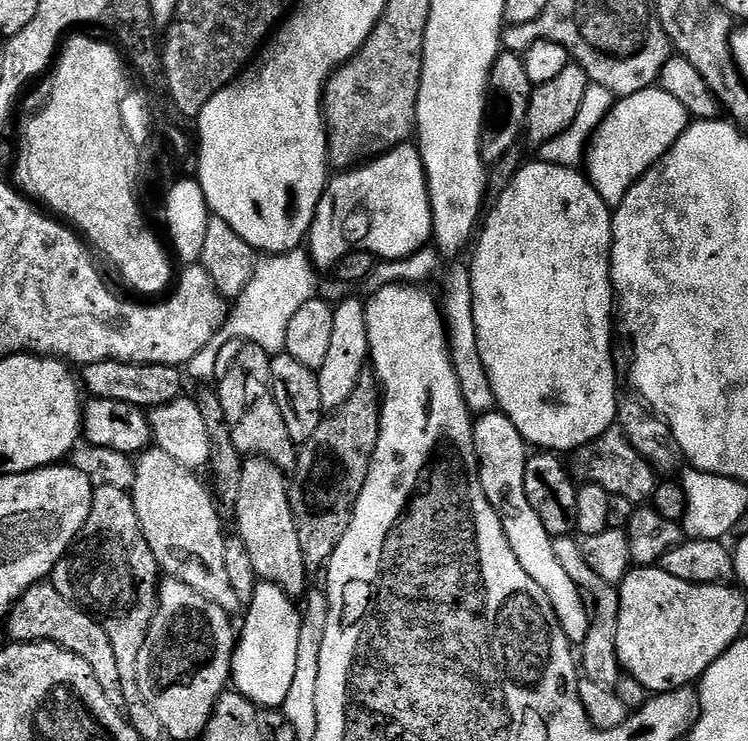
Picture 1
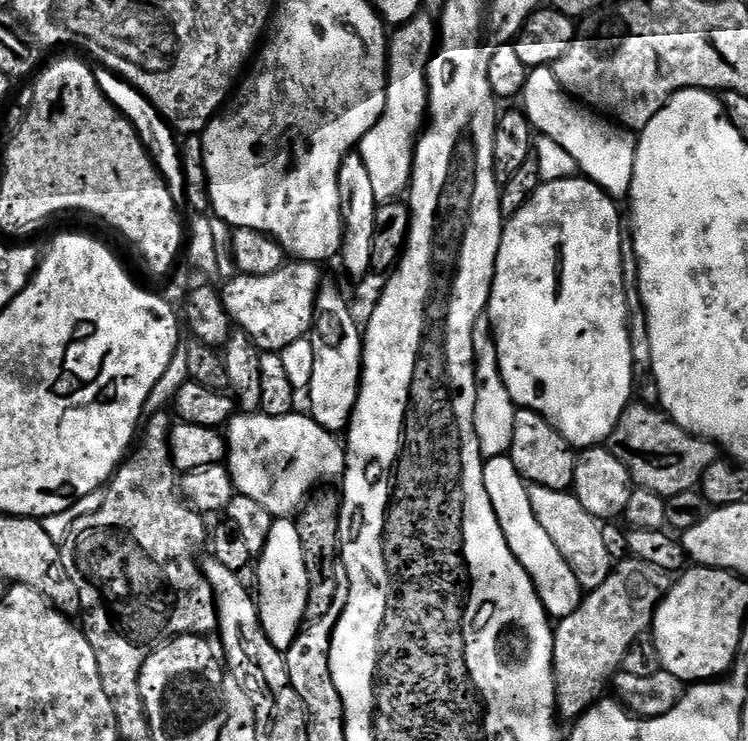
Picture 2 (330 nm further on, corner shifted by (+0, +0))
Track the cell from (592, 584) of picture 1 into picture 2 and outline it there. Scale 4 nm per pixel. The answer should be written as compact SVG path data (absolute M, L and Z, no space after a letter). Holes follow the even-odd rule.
M533 484L529 487L530 506L534 506L534 518L542 522L542 530L550 534L554 546L566 558L570 570L578 578L581 589L591 590L596 585L606 582L606 578L612 572L614 561L612 555L606 550L606 542L602 539L604 524L578 502L575 492L569 490L550 490L546 486Z

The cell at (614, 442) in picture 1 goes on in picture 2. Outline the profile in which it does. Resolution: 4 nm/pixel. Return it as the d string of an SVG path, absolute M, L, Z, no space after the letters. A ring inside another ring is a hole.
M648 402L629 404L609 434L606 446L630 470L635 487L654 490L654 494L665 498L682 494L682 490L699 489L702 474L718 458L717 445L711 440L682 430L667 412Z

